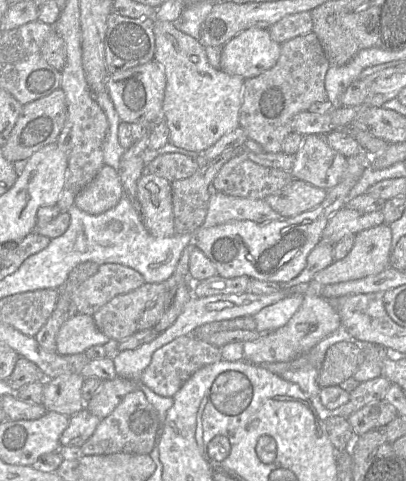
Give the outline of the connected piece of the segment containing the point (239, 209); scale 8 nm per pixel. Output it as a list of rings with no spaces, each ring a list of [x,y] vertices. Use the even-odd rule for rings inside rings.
[[[217,191],[210,196],[202,227],[209,228],[238,220],[265,224],[279,219],[282,217],[264,200],[240,198]]]

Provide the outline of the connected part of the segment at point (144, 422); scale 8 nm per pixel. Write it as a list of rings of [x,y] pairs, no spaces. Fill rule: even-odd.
[[[137,389],[127,394],[113,412],[101,420],[92,436],[83,444],[84,456],[114,453],[150,454],[161,430],[158,412],[145,394]]]

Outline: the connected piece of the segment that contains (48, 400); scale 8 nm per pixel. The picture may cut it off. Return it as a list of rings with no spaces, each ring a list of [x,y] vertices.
[[[65,374],[46,379],[42,405],[47,412],[56,412],[71,417],[85,409],[82,386],[85,378],[81,374]]]

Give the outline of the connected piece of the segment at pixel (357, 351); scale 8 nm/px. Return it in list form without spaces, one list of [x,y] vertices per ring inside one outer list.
[[[344,339],[331,345],[320,367],[319,386],[338,386],[354,375],[364,358],[362,346],[351,339]]]

